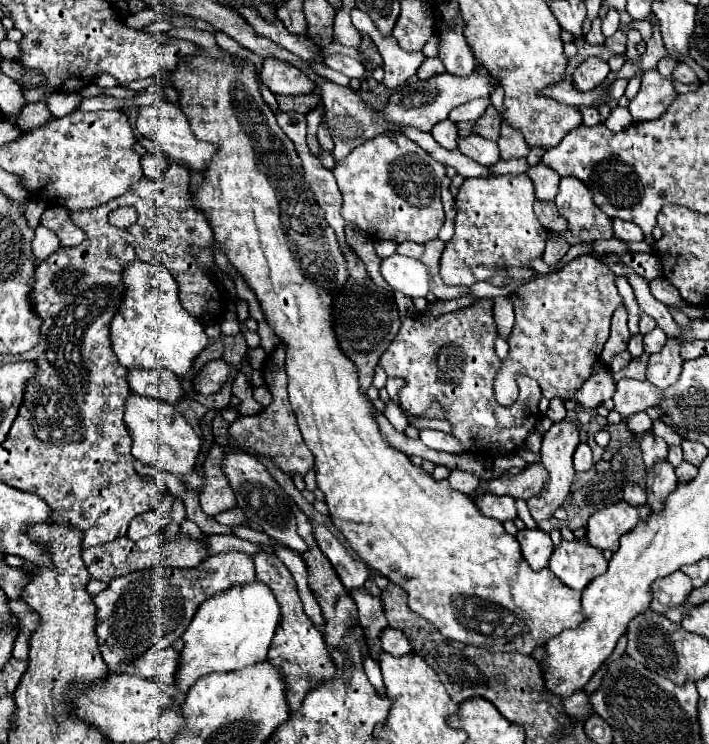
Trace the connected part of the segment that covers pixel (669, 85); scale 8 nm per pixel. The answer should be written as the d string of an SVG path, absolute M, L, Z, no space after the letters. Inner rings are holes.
M649 69L641 75L641 89L637 97L629 103L629 111L633 115L635 123L651 121L663 111L667 111L671 99L679 95L673 87L673 81L663 77L657 69Z

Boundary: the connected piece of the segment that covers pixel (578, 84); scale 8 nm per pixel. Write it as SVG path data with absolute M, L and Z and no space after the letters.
M589 57L583 61L573 73L573 87L577 91L591 91L597 89L609 75L609 65L605 59Z

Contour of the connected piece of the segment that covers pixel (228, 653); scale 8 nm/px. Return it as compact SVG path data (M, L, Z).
M259 581L249 585L235 585L229 591L207 599L181 637L185 647L179 653L179 671L175 673L175 687L179 693L171 697L173 703L169 703L169 709L181 707L189 687L203 675L213 671L237 671L247 665L263 663L267 659L267 651L279 619L281 611L275 597L271 595L269 587Z

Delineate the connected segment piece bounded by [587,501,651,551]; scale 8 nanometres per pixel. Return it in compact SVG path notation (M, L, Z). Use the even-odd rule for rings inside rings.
M619 501L615 505L609 505L595 515L591 515L587 523L587 543L591 543L597 549L619 549L619 537L629 533L641 519L645 519L651 513L649 505L643 507L631 507L625 501Z

